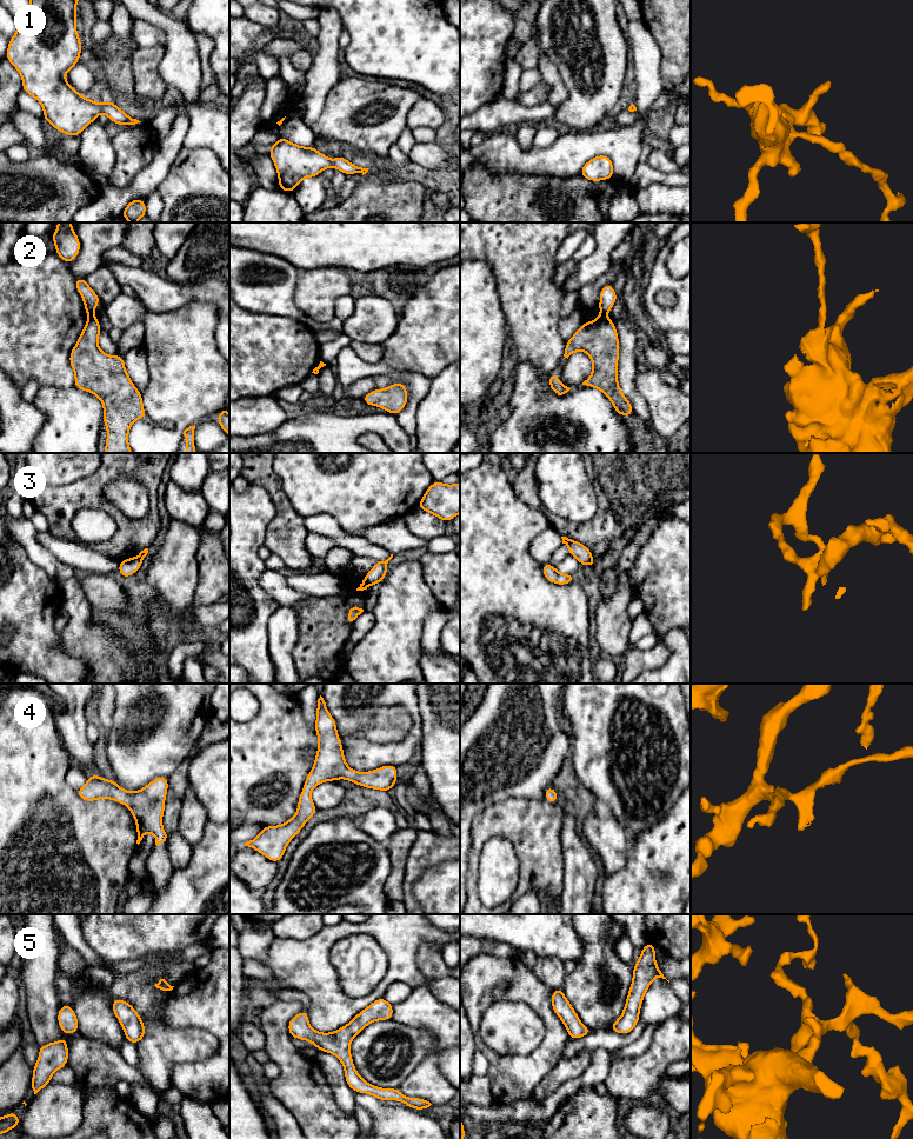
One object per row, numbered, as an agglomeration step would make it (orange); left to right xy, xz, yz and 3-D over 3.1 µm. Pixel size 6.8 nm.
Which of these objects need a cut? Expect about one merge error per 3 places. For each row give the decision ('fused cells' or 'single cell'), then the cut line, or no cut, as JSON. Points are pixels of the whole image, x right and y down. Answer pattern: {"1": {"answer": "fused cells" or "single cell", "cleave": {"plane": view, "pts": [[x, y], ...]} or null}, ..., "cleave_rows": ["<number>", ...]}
{"1": {"answer": "single cell", "cleave": null}, "2": {"answer": "fused cells", "cleave": {"plane": "xy", "pts": [[92, 313], [88, 315]]}}, "3": {"answer": "fused cells", "cleave": {"plane": "xz", "pts": [[364, 578], [371, 584]]}}, "4": {"answer": "single cell", "cleave": null}, "5": {"answer": "single cell", "cleave": null}, "cleave_rows": ["2", "3"]}

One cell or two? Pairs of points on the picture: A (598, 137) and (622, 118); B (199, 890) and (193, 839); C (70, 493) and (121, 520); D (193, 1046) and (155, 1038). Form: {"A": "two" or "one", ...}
{"A": "two", "B": "two", "C": "one", "D": "one"}

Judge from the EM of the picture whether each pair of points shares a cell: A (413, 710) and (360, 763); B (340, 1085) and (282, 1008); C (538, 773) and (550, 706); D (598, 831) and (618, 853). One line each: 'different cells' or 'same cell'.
A: same cell
B: different cells
C: same cell
D: same cell

